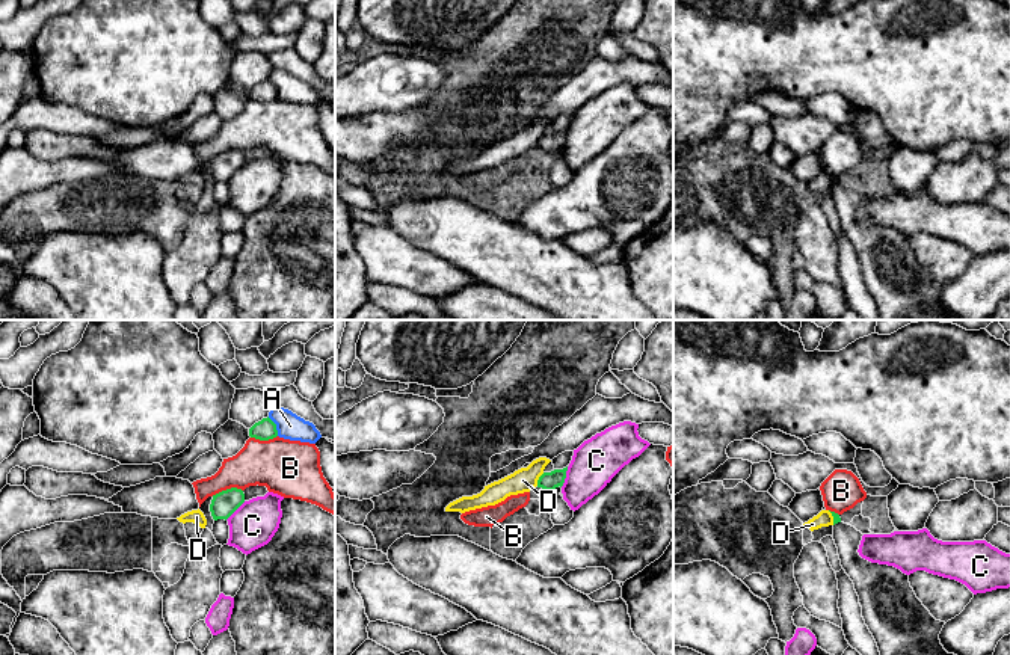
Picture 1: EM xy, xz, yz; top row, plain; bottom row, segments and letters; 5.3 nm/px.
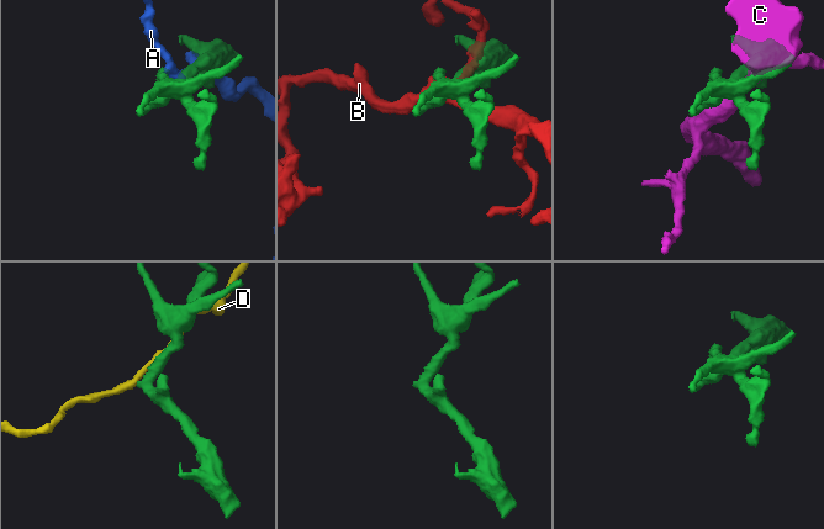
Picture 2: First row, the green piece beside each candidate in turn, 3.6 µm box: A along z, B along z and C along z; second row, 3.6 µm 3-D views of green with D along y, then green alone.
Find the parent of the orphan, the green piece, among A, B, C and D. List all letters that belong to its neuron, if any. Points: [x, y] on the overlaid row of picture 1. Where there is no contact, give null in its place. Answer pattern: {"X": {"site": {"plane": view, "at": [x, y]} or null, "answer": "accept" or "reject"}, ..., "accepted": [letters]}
{"A": {"site": {"plane": "xy", "at": [275, 426]}, "answer": "reject"}, "B": {"site": {"plane": "xy", "at": [227, 489]}, "answer": "reject"}, "C": {"site": {"plane": "xz", "at": [565, 477]}, "answer": "reject"}, "D": {"site": {"plane": "xz", "at": [539, 479]}, "answer": "reject"}, "accepted": []}

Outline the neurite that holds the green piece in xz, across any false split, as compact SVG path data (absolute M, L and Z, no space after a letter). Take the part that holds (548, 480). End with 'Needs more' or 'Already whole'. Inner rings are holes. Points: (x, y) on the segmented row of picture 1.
M568 466L563 469L554 469L551 472L543 472L537 480L537 487L545 490L554 490L556 487L562 487L566 478Z. Already whole

